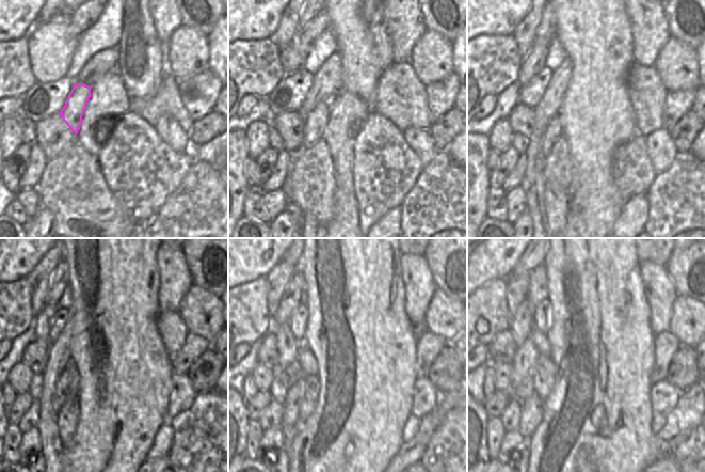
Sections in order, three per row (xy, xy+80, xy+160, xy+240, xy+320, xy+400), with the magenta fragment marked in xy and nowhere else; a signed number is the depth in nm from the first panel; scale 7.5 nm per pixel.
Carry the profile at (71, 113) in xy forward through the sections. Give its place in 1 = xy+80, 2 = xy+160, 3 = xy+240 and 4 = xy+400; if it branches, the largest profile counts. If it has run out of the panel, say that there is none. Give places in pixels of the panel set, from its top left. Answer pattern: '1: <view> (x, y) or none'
1: xy+80 (315, 123)
2: xy+160 (554, 130)
3: xy+240 (60, 396)
4: xy+400 (532, 408)

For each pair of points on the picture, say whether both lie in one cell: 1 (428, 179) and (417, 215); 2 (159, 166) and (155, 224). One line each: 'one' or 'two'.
1: one
2: two

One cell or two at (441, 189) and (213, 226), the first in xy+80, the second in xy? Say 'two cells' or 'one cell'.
one cell

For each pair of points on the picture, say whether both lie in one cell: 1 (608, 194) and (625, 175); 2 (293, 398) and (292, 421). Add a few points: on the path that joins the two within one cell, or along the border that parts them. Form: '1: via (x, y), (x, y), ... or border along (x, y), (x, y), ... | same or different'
1: border along (611, 161), (612, 182), (623, 203) | different
2: via (292, 404), (292, 415) | same

